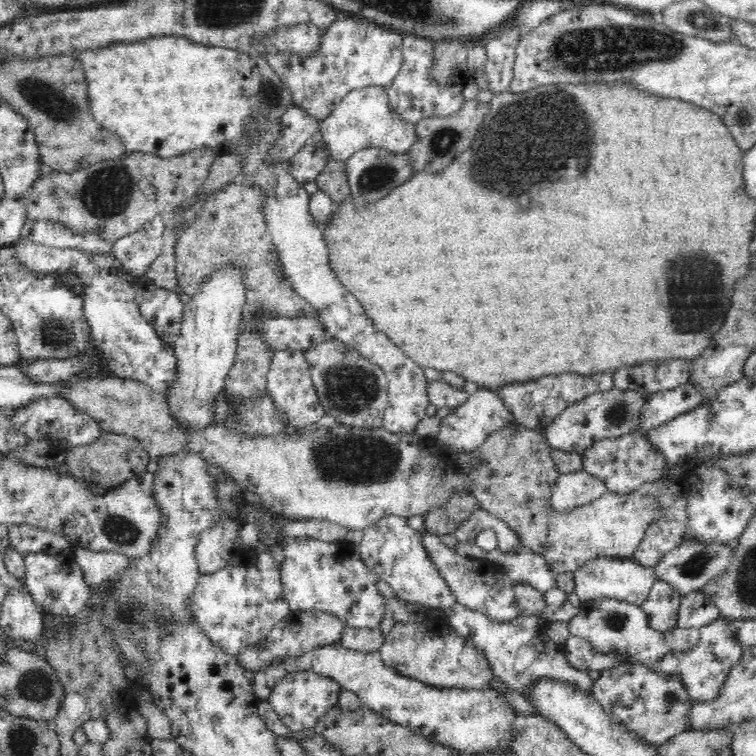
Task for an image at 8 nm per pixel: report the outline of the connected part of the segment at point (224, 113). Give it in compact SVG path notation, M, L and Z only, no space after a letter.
M164 35L140 41L115 40L102 46L88 46L78 54L86 77L86 100L94 120L119 139L122 155L146 152L164 158L194 150L196 146L216 146L217 152L227 152L242 144L242 124L247 112L257 102L265 114L278 118L293 102L290 90L276 77L262 56L203 45L185 37Z

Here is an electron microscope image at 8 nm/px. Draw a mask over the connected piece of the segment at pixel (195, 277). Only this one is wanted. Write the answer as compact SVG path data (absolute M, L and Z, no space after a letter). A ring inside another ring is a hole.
M236 182L229 183L226 187L215 190L201 205L200 211L193 220L186 223L182 234L175 245L175 272L179 287L191 297L197 294L198 286L212 272L219 270L227 260L243 264L249 268L247 286L248 312L252 312L254 303L262 303L262 307L269 308L278 317L282 316L317 316L293 287L287 288L280 277L272 273L271 248L272 238L267 234L267 224L262 214L262 196L258 189L246 187Z

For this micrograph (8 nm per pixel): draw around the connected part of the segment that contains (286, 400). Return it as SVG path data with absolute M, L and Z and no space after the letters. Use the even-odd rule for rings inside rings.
M277 350L266 382L270 394L276 398L277 406L280 406L293 422L301 423L302 426L315 426L325 414L326 410L322 407L312 379L312 366L304 350Z

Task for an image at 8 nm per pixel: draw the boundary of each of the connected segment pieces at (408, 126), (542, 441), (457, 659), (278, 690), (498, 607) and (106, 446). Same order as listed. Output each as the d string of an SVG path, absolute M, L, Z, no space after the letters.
M367 86L353 90L323 118L320 132L323 140L329 143L332 160L347 162L354 152L368 146L381 146L392 152L407 152L417 144L417 123L393 109L387 89L385 86Z
M514 422L486 438L479 448L484 453L484 458L478 458L475 469L469 474L473 480L473 494L479 500L481 509L490 511L492 515L507 522L521 538L524 547L536 553L542 553L553 486L560 475L558 469L554 467L554 461L548 455L548 446L549 442L542 430Z
M446 618L396 623L378 651L386 666L420 682L442 688L487 689L494 675L486 656L473 642L458 634Z
M312 670L296 671L285 676L274 688L268 701L284 725L294 733L314 727L316 719L339 702L342 686L336 680Z
M430 535L425 538L425 545L432 554L438 570L449 582L457 601L464 606L473 607L488 614L494 621L516 621L518 617L526 616L525 611L517 604L515 581L503 570L503 567L486 559L472 559L460 555L456 549L451 549L440 541L439 536Z
M106 432L96 442L84 446L74 446L64 452L67 470L81 478L93 479L100 487L114 487L142 475L148 470L151 458L148 449L137 438L124 433Z

